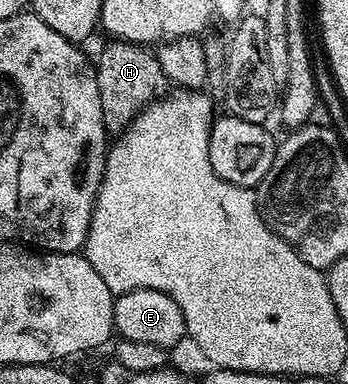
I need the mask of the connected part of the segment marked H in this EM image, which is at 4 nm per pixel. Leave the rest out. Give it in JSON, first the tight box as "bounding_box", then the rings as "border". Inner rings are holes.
{"bounding_box":[95,39,167,135],"border":[[[116,39],[108,43],[110,45],[103,46],[101,54],[95,57],[95,68],[105,124],[110,134],[117,135],[124,126],[133,122],[145,106],[158,100],[166,92],[167,78],[152,48]]]}

